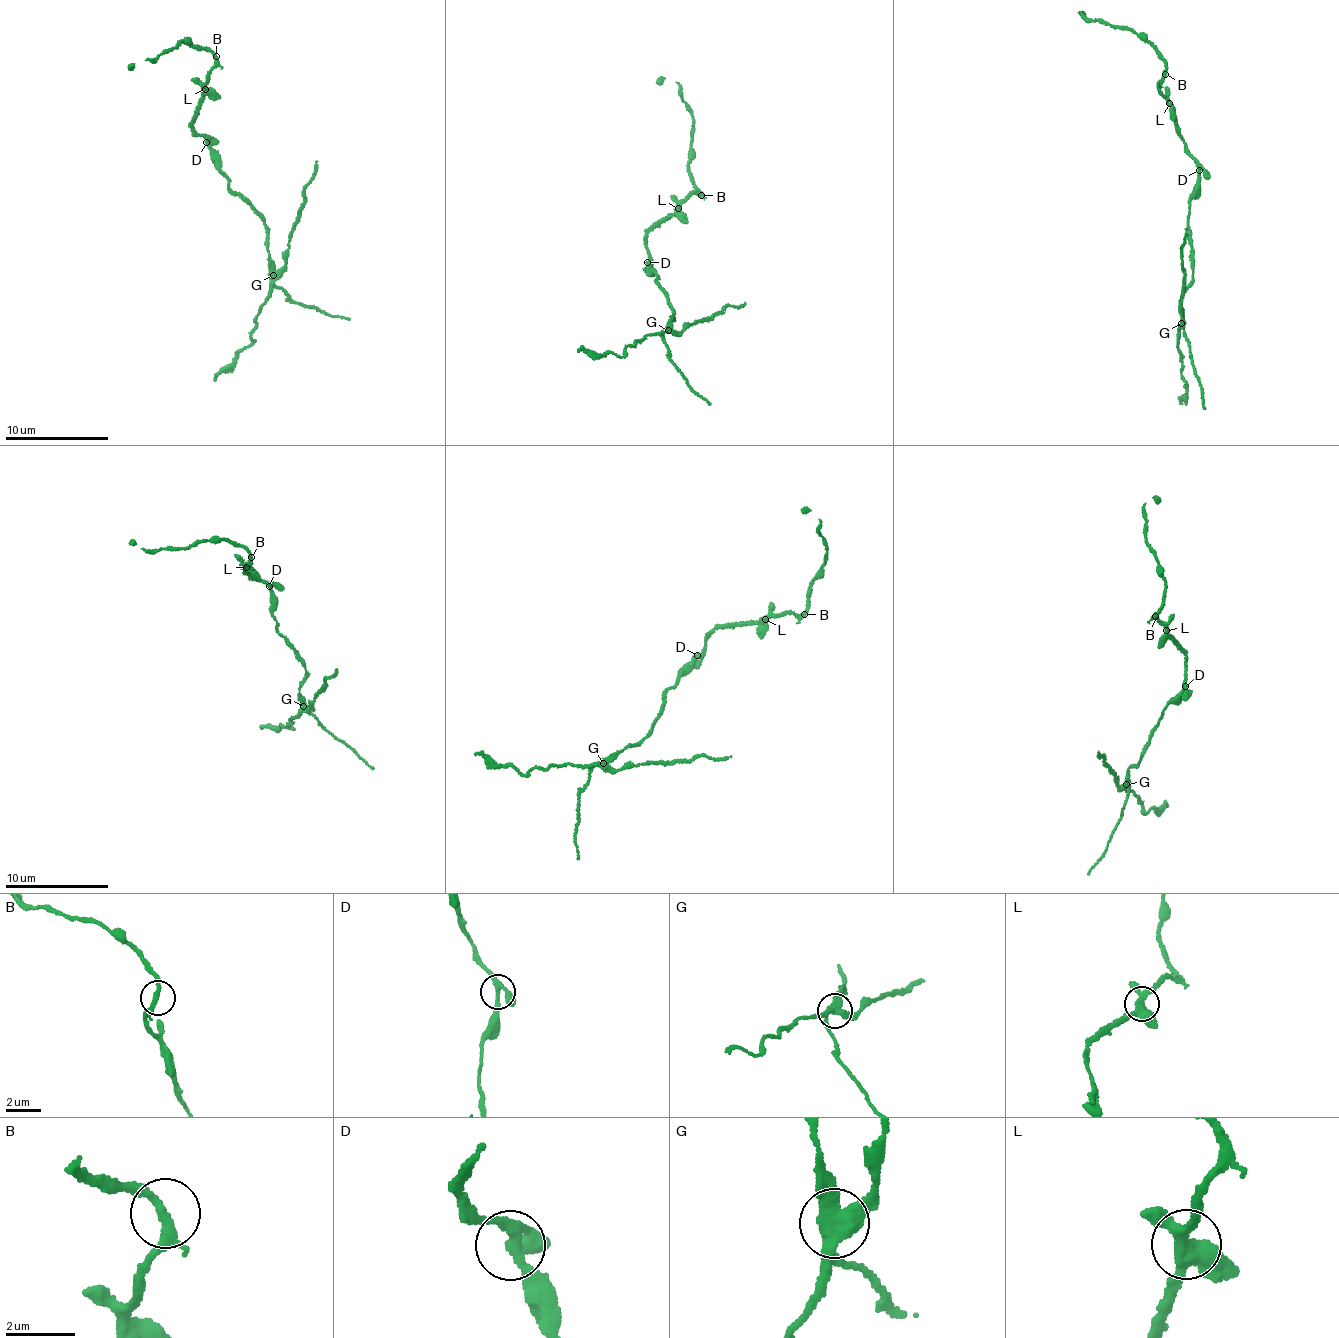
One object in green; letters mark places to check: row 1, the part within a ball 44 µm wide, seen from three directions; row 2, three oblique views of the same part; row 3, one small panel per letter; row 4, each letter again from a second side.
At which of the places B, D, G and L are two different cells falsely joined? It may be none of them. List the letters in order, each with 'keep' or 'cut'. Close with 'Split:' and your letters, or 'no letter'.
B: keep
D: keep
G: cut
L: keep
Split: G

